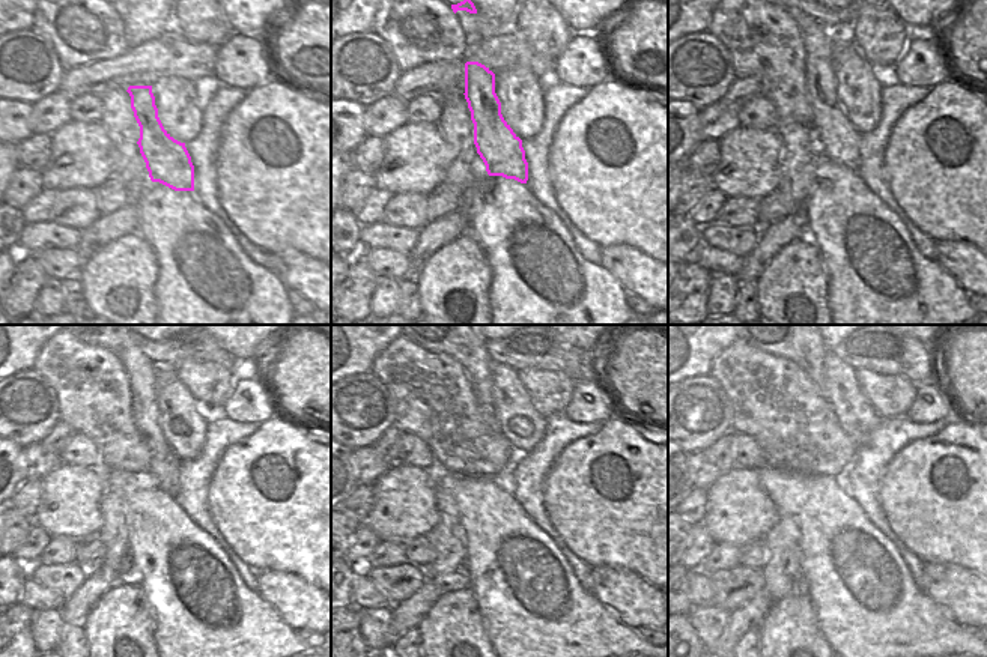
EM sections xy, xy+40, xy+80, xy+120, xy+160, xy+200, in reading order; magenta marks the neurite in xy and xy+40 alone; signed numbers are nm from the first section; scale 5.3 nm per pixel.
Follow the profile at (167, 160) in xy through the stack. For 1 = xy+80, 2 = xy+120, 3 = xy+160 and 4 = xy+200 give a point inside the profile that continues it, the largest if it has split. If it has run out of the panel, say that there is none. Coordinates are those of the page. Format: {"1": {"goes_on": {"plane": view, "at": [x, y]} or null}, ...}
{"1": {"goes_on": {"plane": "xy+80", "at": [837, 140]}}, "2": {"goes_on": {"plane": "xy+120", "at": [142, 373]}}, "3": {"goes_on": {"plane": "xy+160", "at": [473, 355]}}, "4": {"goes_on": {"plane": "xy+200", "at": [808, 355]}}}

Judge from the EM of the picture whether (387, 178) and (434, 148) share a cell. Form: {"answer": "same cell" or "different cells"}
{"answer": "same cell"}

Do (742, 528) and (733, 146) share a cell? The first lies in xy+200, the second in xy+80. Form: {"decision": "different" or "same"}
{"decision": "same"}

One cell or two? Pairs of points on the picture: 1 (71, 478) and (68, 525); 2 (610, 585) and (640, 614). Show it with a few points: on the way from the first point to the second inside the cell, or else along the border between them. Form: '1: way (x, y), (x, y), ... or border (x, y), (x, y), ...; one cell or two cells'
1: way (71, 490), (68, 513); one cell
2: way (617, 591), (632, 606); one cell

